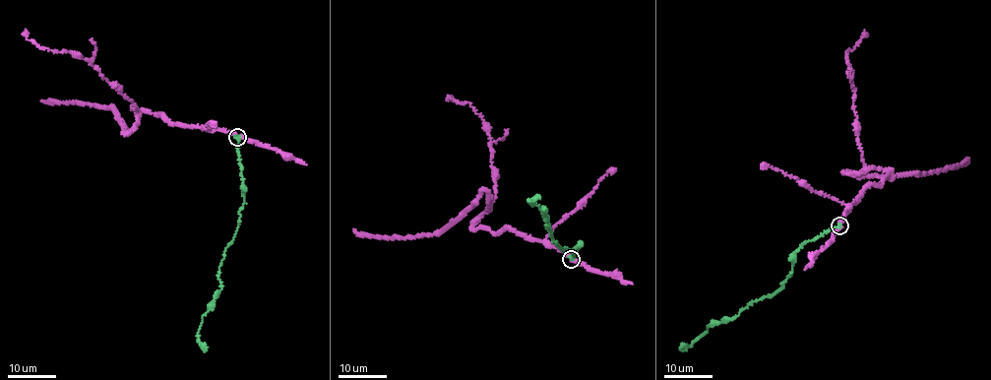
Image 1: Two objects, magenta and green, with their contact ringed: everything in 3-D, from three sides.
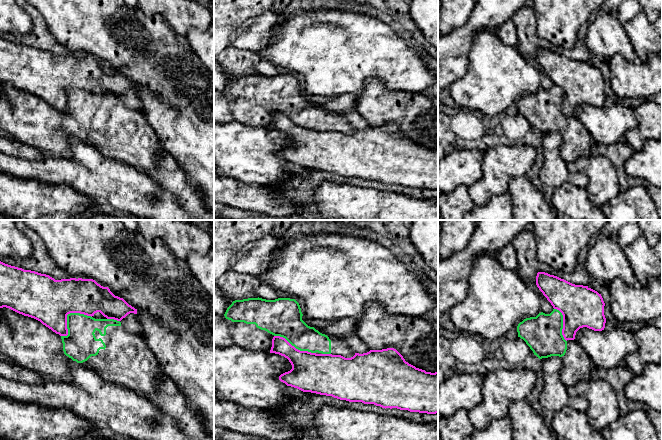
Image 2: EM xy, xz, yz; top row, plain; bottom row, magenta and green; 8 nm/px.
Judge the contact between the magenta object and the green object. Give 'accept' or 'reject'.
reject

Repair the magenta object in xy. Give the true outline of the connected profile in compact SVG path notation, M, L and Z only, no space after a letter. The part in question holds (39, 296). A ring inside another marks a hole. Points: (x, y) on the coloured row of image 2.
M0 261L0 308L3 307L40 321L60 336L68 335L67 315L70 313L92 317L100 312L107 319L117 321L121 321L130 313L137 314L137 309L93 279L55 280L49 275L24 270Z

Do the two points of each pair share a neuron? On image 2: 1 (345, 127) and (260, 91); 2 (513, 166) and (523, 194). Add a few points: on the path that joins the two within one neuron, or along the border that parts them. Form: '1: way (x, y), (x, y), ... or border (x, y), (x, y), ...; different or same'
1: way (324, 120), (302, 113), (284, 94), (281, 94); same
2: border (524, 175), (513, 177), (508, 183), (507, 191); different

